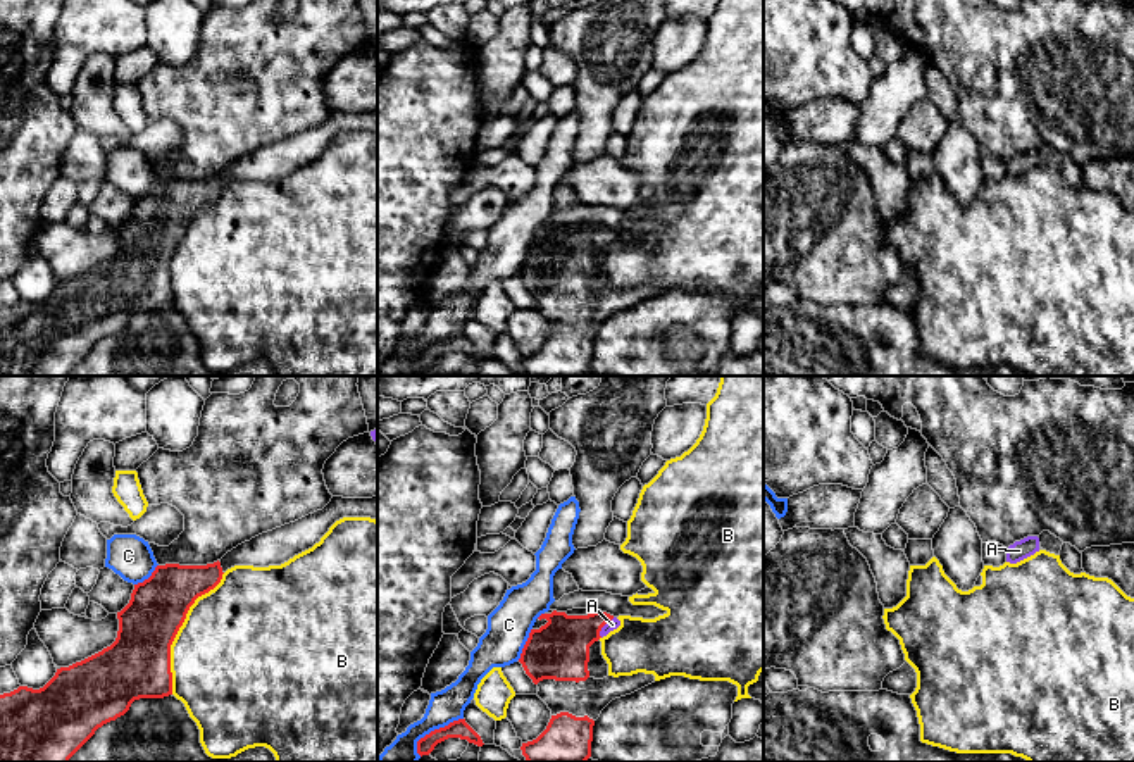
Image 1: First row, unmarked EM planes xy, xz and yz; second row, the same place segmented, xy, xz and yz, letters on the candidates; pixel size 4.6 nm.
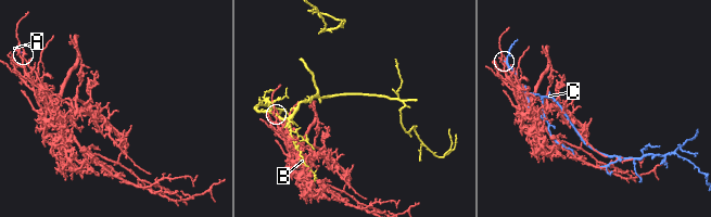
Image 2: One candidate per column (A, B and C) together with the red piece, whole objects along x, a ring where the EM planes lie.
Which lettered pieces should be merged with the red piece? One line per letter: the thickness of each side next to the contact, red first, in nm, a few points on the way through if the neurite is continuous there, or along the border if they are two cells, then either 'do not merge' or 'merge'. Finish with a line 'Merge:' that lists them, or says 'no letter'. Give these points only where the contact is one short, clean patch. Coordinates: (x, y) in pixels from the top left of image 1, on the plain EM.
A: calibres 280 and 50 nm; way xz (559, 264), (576, 247), (604, 238), (612, 238); merge
B: calibres 300 and 500 nm; do not merge
C: calibres 80 and 170 nm; do not merge
Merge: A

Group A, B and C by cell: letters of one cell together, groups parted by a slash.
A / B / C

